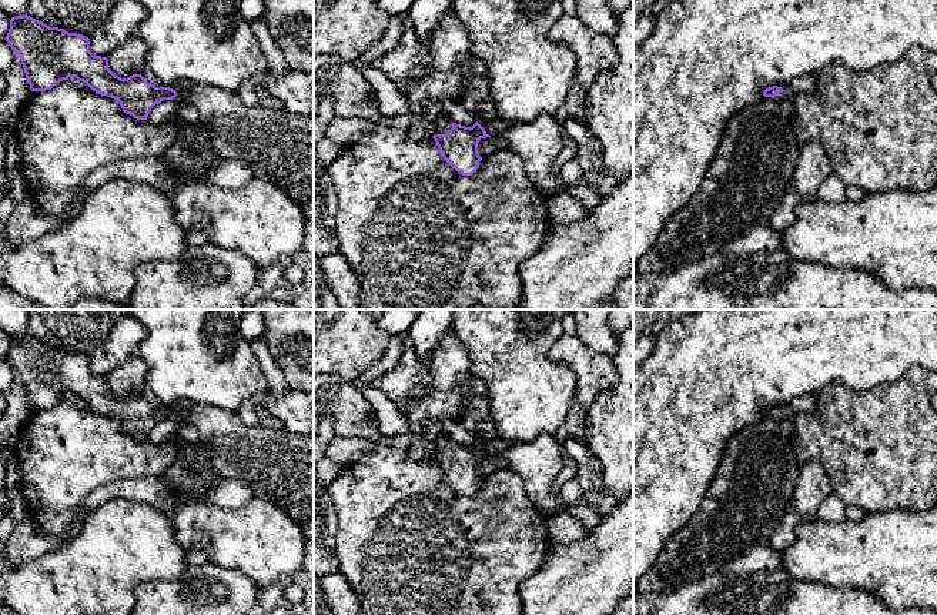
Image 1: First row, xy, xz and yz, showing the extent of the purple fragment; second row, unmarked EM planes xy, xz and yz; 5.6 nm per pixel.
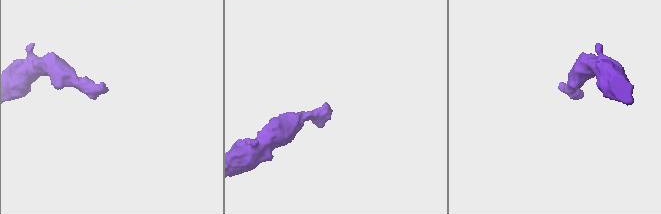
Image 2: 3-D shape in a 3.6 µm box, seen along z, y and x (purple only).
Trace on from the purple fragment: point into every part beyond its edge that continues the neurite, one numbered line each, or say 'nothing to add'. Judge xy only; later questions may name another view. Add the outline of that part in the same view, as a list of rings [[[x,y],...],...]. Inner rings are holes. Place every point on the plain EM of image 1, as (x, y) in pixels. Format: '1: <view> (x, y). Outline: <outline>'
1: xy (275, 465). Outline: [[[195,402],[178,411],[175,418],[187,418],[197,428],[200,445],[222,479],[240,481],[255,498],[280,507],[298,524],[305,539],[314,541],[314,435],[297,435],[261,424],[247,427],[237,411]]]

